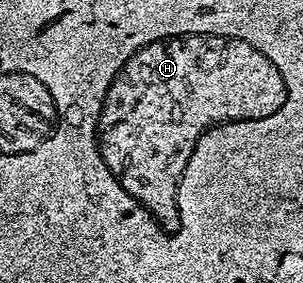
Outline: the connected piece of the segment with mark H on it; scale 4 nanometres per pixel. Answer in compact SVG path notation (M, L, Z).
M193 33L181 37L168 37L165 41L154 41L145 47L141 47L133 56L124 63L121 71L113 79L109 91L105 95L103 110L99 116L99 128L97 140L99 150L107 153L107 161L111 161L111 169L123 177L123 185L135 193L135 197L143 197L167 225L175 225L175 201L171 201L171 193L175 193L175 177L179 177L179 169L183 169L183 161L187 161L187 153L191 153L199 146L203 134L209 132L214 125L225 125L228 121L259 121L262 117L271 117L285 103L287 98L287 84L281 79L281 71L273 67L273 63L257 47L245 43L236 37L216 37L206 33Z

